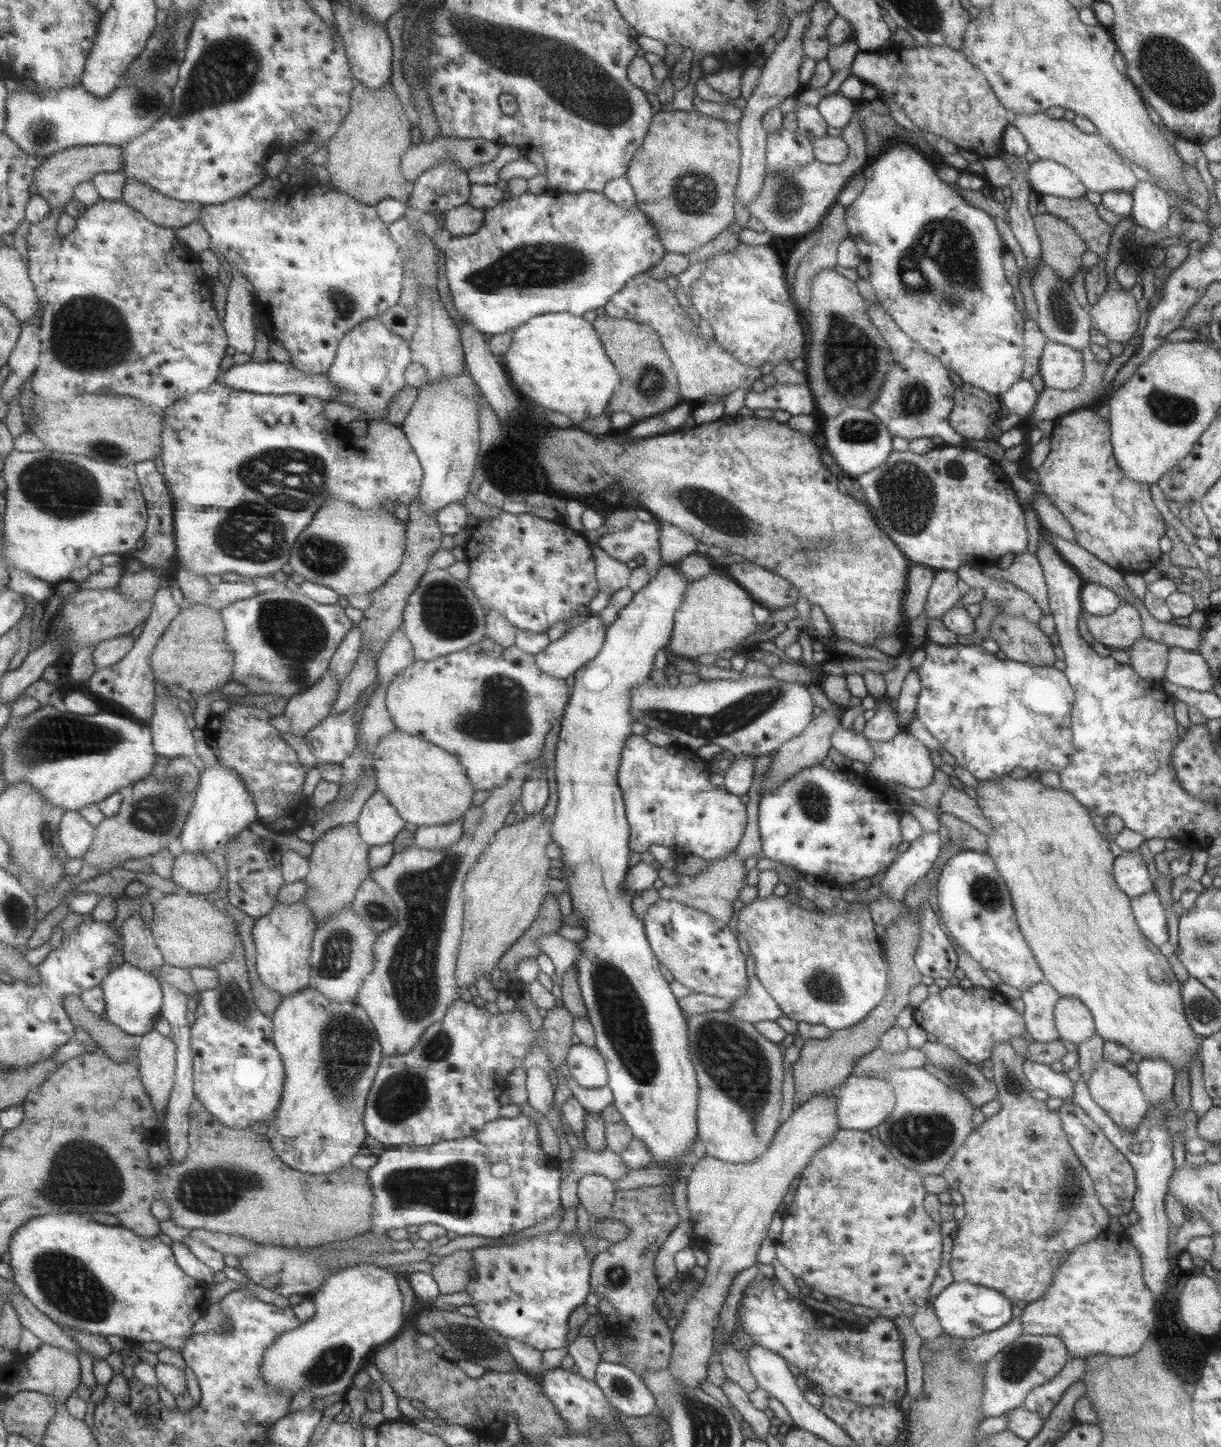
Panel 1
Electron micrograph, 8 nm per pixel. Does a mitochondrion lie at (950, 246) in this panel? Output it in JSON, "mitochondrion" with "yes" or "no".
{"mitochondrion":"yes"}

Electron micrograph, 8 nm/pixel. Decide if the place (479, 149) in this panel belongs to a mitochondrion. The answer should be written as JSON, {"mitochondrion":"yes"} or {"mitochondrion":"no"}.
{"mitochondrion":"no"}

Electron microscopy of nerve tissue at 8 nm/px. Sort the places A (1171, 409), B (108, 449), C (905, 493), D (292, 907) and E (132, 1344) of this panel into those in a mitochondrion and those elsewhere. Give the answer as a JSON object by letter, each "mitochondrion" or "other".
{"A":"mitochondrion","B":"mitochondrion","C":"mitochondrion","D":"other","E":"other"}

